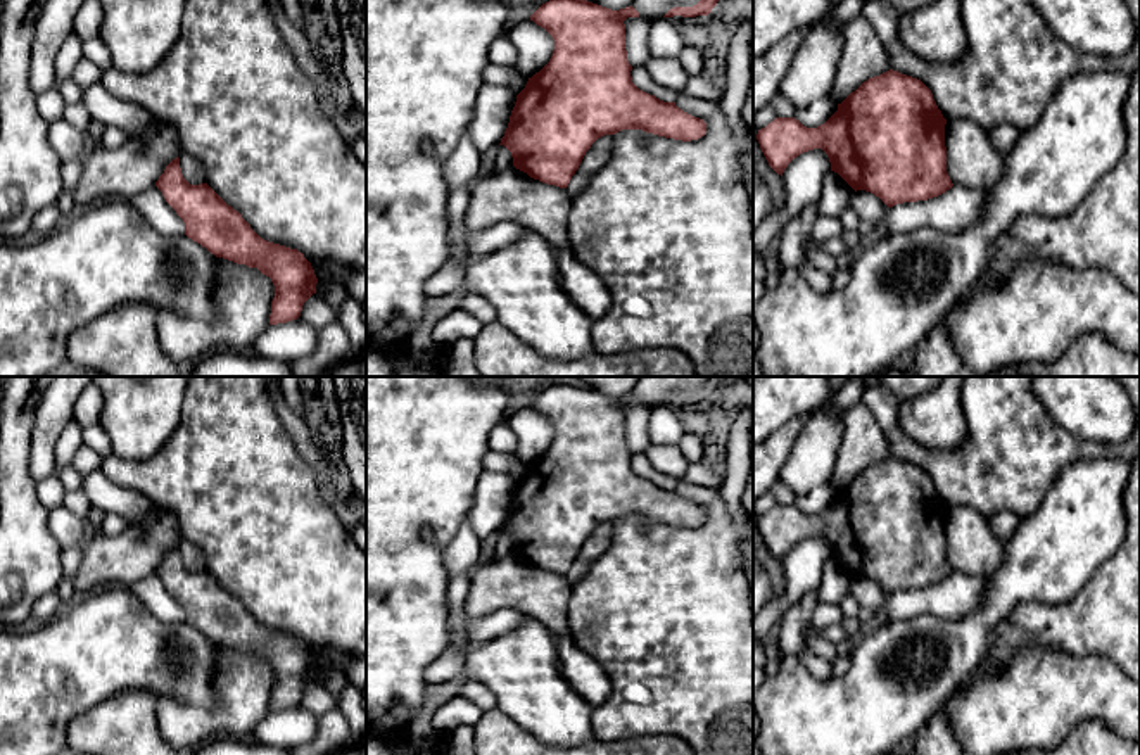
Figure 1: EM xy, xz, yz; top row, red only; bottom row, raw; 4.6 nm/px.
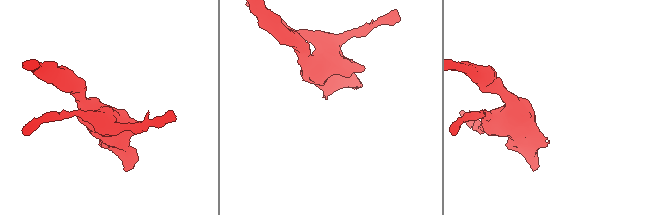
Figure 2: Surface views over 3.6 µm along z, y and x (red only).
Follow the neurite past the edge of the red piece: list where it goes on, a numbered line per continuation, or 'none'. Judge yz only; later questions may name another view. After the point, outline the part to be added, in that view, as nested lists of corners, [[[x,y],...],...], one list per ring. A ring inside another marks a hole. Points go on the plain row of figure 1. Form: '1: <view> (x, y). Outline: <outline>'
1: yz (971, 546). Outline: [[[969,506],[947,508],[945,534],[953,572],[986,577],[1005,560],[1004,541],[991,532],[988,518]]]

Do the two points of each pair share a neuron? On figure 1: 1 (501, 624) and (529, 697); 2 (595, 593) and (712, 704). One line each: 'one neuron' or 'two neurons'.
1: two neurons
2: one neuron

